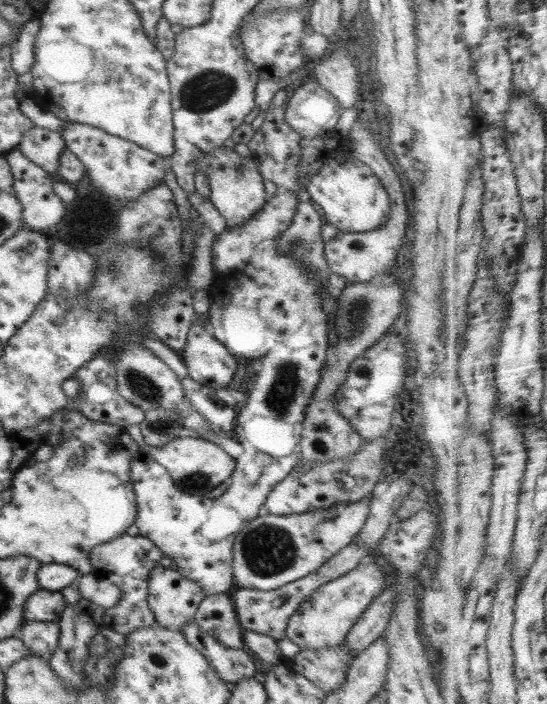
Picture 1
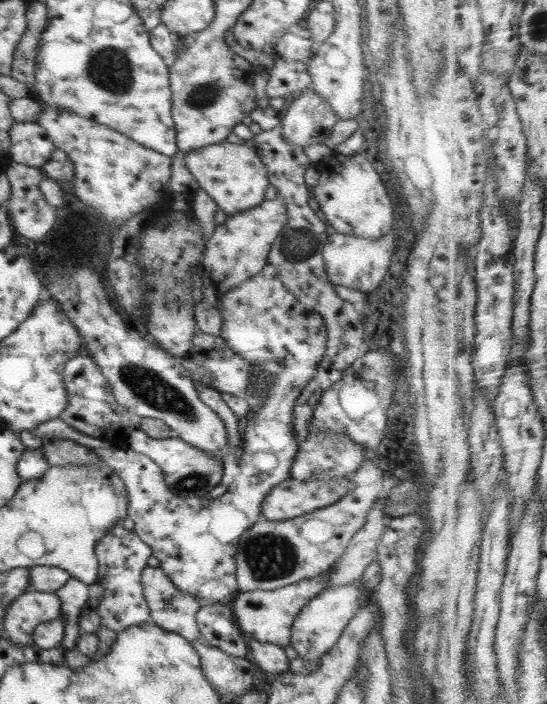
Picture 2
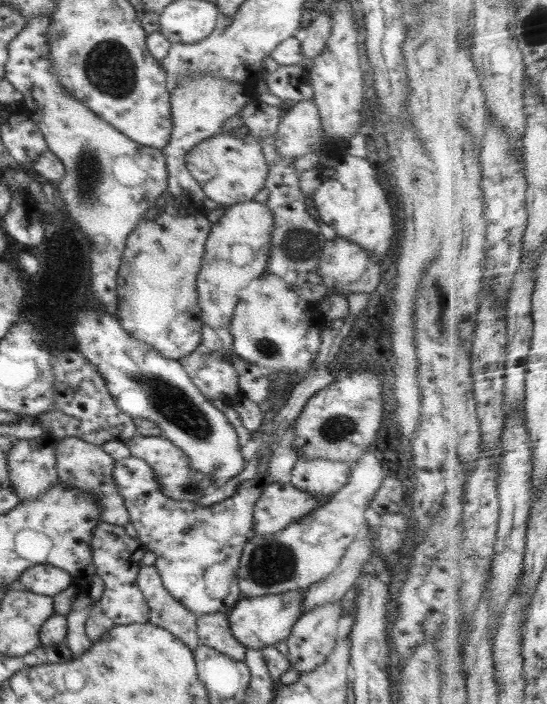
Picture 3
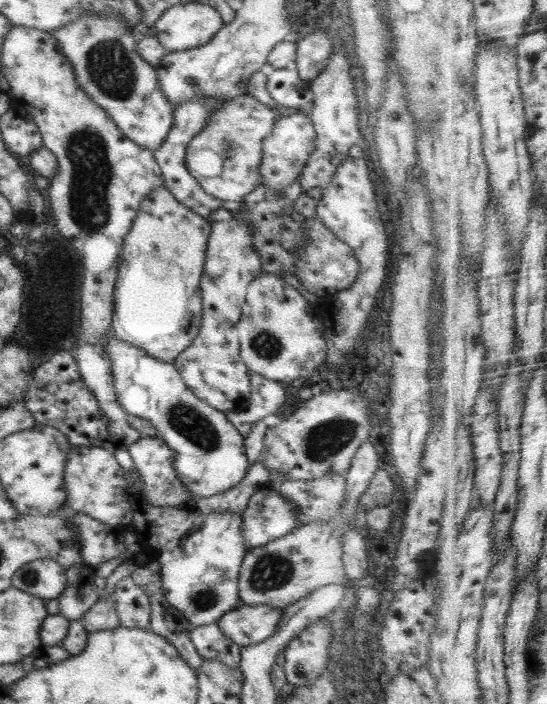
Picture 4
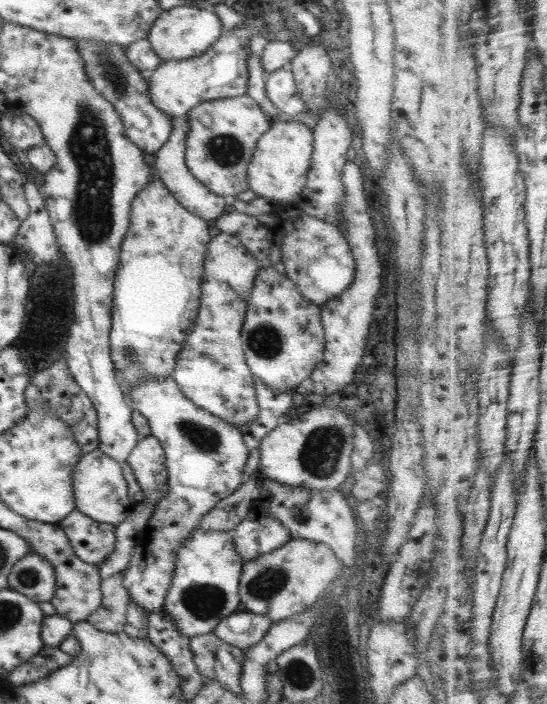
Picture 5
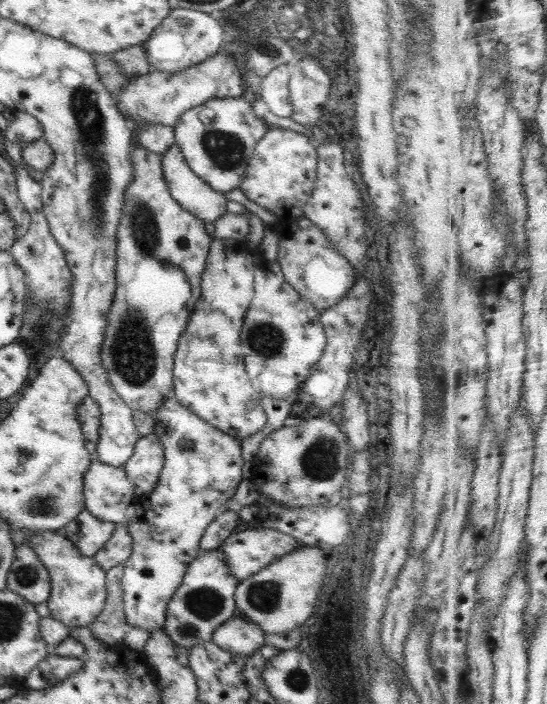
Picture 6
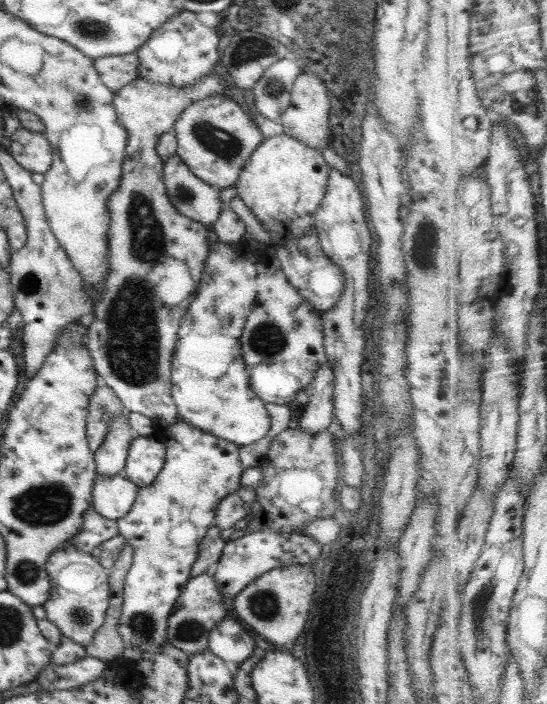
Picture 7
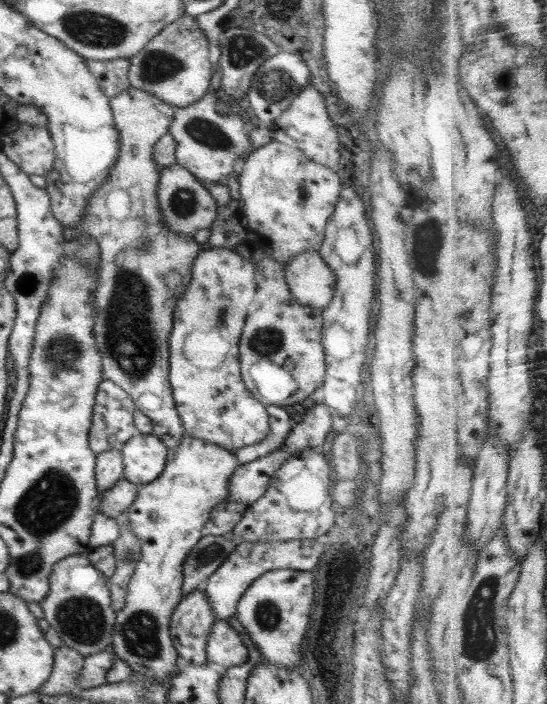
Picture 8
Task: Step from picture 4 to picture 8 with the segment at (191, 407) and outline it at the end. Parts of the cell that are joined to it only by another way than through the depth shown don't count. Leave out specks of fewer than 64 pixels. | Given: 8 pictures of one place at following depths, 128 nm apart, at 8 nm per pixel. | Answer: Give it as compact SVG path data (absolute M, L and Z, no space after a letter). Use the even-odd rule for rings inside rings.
M185 435L175 450L172 462L152 483L138 488L134 502L127 508L129 525L141 544L141 557L127 586L125 605L117 612L110 651L123 661L133 674L145 674L149 680L161 680L177 670L181 661L169 635L171 614L182 600L183 562L195 544L203 537L202 529L209 521L212 509L226 500L228 480L238 470L236 454L221 446Z

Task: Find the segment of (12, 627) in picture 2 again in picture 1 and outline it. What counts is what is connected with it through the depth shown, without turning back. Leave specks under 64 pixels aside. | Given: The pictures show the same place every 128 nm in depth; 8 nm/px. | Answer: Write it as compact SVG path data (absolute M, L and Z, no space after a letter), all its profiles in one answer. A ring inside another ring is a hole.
M38 589L27 598L24 605L24 619L31 621L58 622L67 606L61 591Z

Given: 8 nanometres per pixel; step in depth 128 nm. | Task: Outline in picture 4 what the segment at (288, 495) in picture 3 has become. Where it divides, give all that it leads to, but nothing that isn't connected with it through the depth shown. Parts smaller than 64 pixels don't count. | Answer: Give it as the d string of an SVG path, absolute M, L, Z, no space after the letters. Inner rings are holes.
M266 487L252 495L241 517L248 549L282 538L300 525L295 502Z

